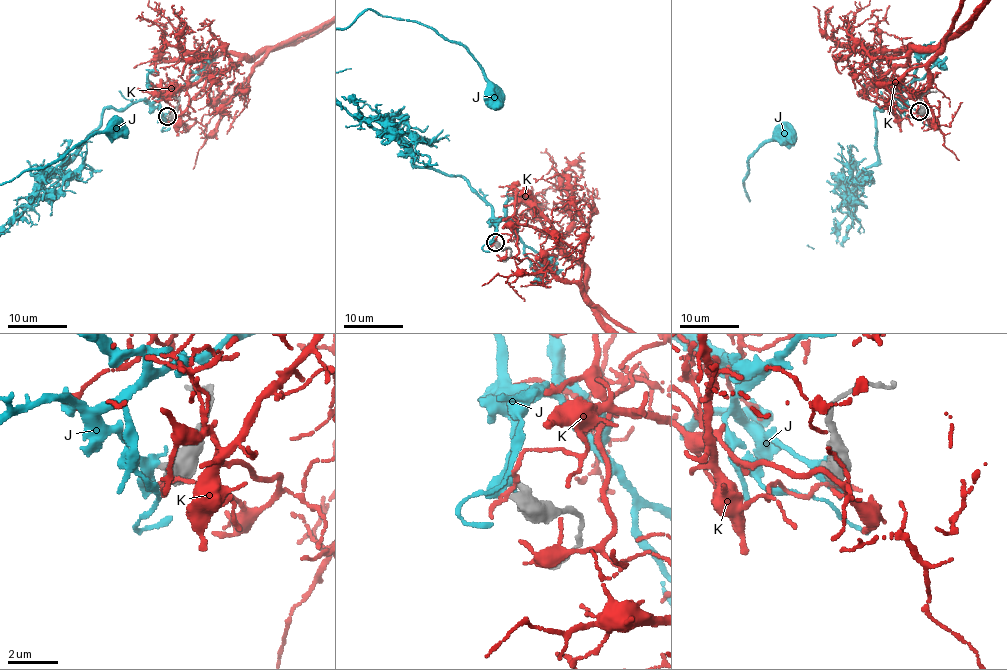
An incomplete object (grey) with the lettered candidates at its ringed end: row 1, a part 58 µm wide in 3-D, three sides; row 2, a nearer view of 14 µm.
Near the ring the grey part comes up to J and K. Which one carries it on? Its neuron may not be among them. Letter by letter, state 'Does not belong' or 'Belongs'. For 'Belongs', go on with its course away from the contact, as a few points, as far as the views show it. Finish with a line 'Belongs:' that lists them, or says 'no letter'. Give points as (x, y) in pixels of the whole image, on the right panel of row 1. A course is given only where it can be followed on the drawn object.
J: Does not belong
K: Does not belong
Belongs: no letter

